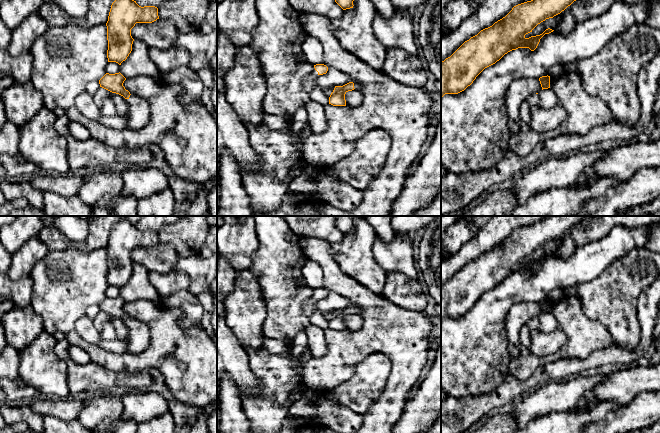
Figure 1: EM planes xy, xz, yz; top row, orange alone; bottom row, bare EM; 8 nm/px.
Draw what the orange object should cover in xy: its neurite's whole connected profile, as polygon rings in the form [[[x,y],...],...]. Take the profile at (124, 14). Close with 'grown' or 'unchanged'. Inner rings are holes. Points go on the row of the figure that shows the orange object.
[[[115,0],[106,23],[108,62],[121,65],[127,59],[134,41],[131,29],[136,23],[152,23],[157,19],[158,8],[155,6],[141,7],[134,0]]]; unchanged

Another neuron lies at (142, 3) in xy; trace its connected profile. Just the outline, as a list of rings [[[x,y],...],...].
[[[136,0],[136,3],[141,6],[155,6],[159,7],[161,6],[164,2],[169,1],[169,0]]]

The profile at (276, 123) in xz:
[[[264,114],[263,121],[267,127],[272,130],[279,131],[286,127],[291,127],[292,119],[291,118],[281,118],[277,115]]]

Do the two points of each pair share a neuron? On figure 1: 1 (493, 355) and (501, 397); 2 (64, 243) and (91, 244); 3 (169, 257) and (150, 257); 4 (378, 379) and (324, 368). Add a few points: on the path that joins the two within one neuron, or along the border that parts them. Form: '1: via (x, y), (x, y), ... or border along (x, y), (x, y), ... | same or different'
1: border along (509, 373), (490, 392), (478, 395) | different
2: via (71, 245), (84, 245) | same
3: via (164, 257), (155, 257) | same
4: border along (368, 355), (348, 379), (334, 387) | different

